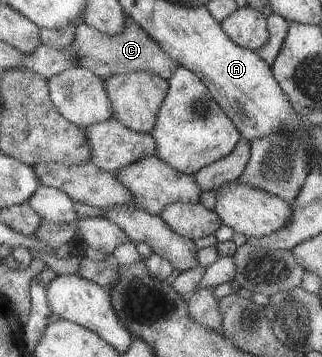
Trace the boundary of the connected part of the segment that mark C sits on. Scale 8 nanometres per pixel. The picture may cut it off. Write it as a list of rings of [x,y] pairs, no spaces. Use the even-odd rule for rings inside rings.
[[[124,17],[122,30],[110,36],[98,32],[83,20],[78,20],[71,43],[62,51],[75,51],[76,66],[89,70],[102,81],[111,74],[126,74],[130,71],[144,71],[167,80],[177,66],[144,30],[128,17]]]

